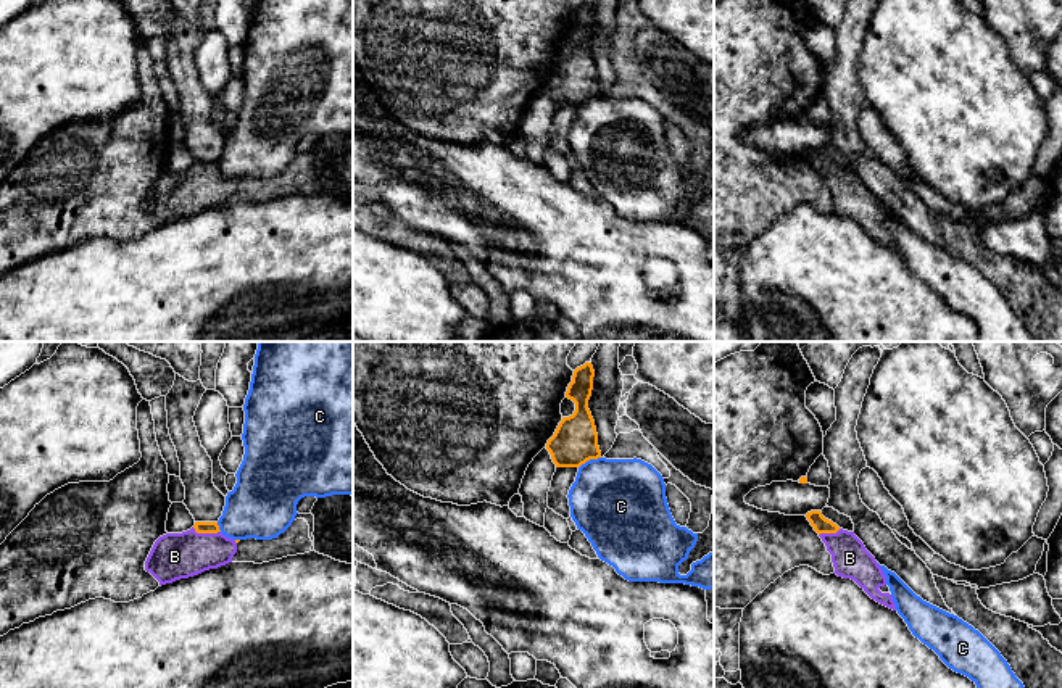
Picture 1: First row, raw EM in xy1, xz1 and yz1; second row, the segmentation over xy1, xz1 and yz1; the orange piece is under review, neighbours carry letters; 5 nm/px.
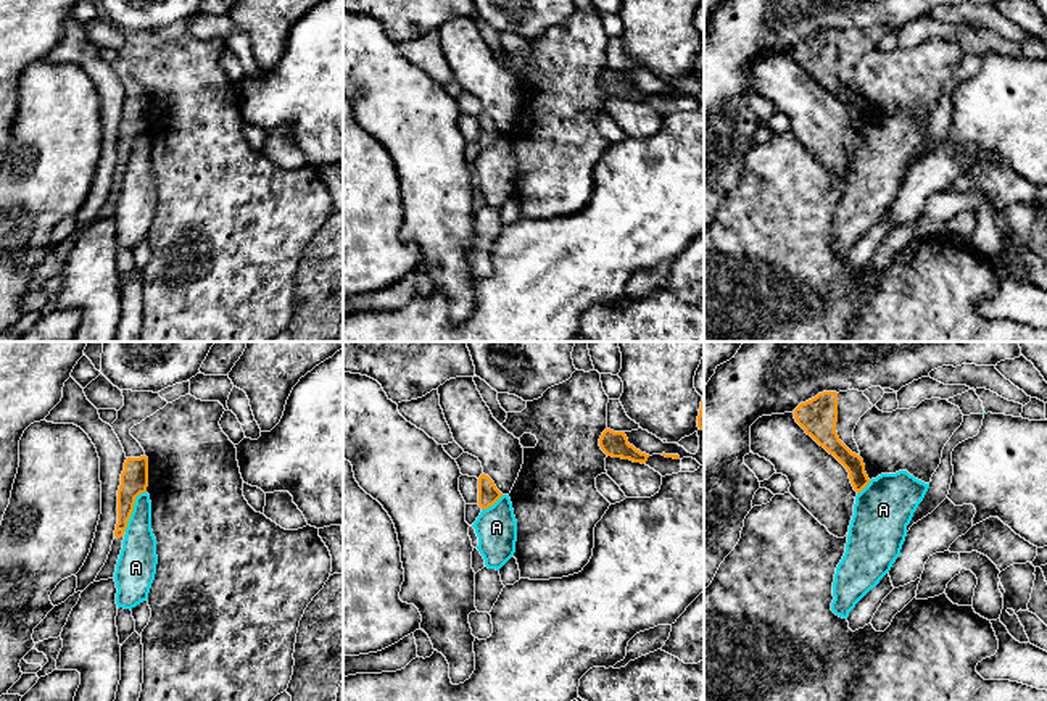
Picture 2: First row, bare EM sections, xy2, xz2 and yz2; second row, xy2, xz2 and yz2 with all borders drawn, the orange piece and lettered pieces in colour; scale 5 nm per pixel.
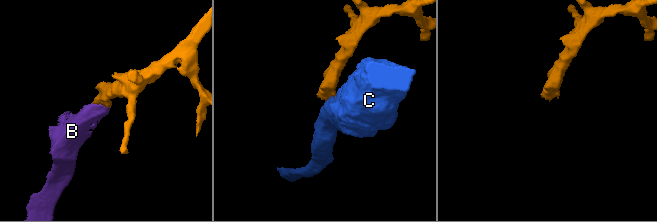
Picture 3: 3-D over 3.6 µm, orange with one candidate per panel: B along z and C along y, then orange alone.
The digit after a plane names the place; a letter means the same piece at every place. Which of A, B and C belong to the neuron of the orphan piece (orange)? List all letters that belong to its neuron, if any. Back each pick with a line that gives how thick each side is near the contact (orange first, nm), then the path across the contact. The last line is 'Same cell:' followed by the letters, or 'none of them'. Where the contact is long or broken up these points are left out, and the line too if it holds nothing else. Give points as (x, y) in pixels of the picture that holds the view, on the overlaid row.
B: calibres 60 and 240 nm; way xy1 (200, 527), (207, 532), (184, 555), (174, 556)
Same cell: B

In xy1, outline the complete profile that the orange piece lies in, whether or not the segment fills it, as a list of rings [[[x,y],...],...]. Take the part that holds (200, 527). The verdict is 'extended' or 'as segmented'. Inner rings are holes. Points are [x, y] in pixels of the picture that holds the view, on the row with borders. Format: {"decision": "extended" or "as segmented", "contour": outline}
{"decision": "extended", "contour": [[[195,522],[187,532],[160,537],[145,561],[145,570],[166,585],[226,566],[235,553],[235,540],[222,535],[218,522]]]}

